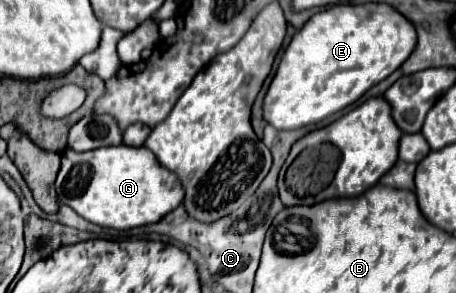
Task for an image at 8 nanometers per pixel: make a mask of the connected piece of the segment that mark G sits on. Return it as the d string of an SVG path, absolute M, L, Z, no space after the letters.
M126 144L90 152L66 150L56 178L56 194L88 222L114 230L130 230L158 222L180 206L184 198L184 190L176 176L162 168L150 150L144 146L130 148Z

